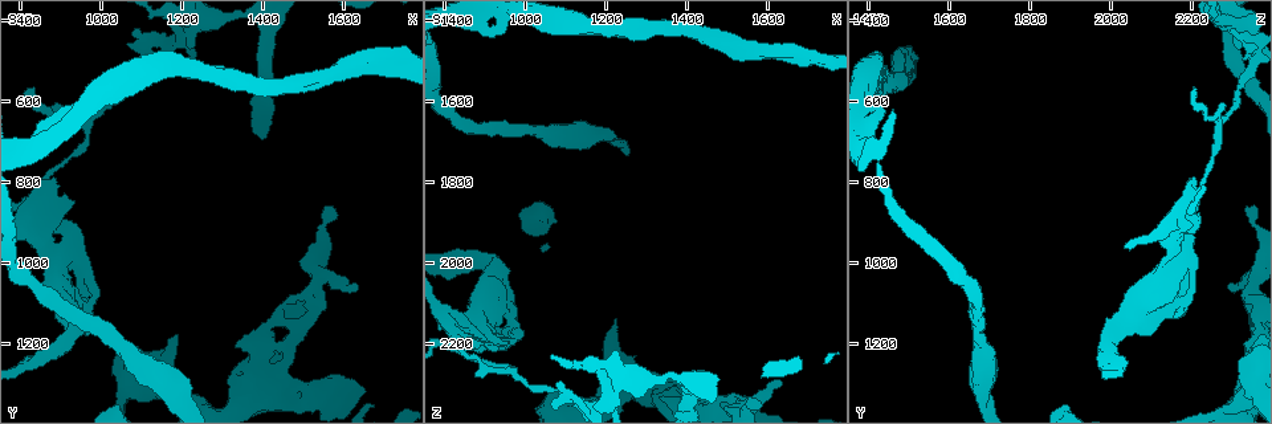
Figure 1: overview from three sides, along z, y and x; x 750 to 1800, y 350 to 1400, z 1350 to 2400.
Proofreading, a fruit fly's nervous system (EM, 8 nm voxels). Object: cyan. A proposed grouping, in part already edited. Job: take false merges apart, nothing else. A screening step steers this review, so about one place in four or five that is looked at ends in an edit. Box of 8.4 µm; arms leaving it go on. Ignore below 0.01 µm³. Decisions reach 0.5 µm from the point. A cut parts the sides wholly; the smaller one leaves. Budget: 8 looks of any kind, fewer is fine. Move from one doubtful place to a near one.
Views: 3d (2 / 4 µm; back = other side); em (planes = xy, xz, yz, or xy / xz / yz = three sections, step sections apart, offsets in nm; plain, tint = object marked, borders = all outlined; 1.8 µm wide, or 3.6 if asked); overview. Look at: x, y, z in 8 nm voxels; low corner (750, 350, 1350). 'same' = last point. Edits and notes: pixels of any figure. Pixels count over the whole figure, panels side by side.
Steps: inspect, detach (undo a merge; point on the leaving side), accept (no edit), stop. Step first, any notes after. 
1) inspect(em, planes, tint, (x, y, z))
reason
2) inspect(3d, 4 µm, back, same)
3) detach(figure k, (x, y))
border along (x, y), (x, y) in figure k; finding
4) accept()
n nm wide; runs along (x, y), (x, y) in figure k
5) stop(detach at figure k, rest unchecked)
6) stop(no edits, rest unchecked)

inspect(3d, 4 µm, (1215, 425, 2335))
thin arm on a thick one

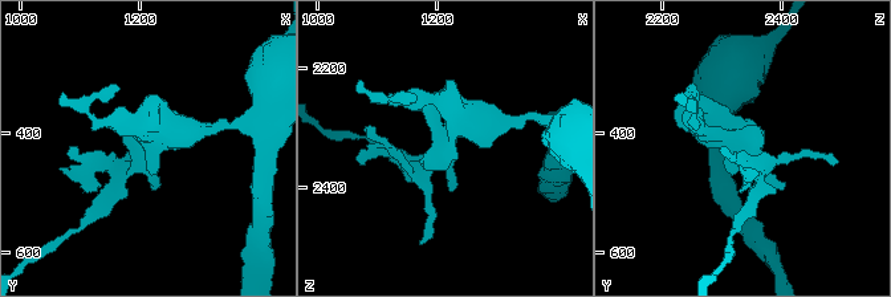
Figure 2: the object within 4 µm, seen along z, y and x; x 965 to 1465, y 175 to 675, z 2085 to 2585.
inspect(em, planes, plain, (1215, 420, 2335))
4 arms; need the tissue

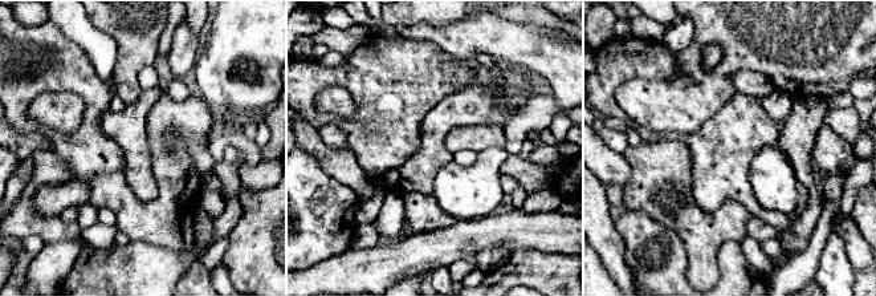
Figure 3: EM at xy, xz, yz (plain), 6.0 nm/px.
inspect(em, planes, tint, same)
with the object marked

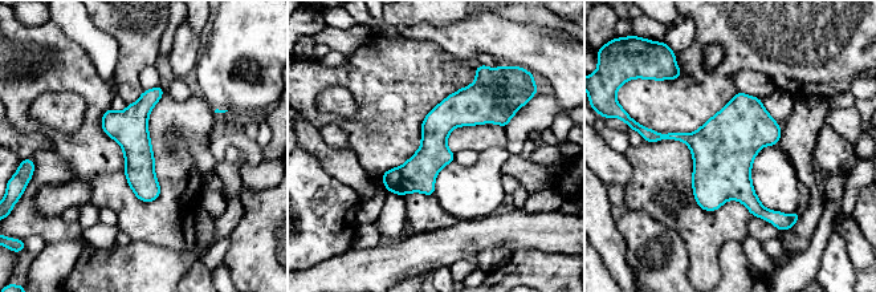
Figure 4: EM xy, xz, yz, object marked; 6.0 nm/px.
accept()
runs along (504, 108), (463, 108), (387, 183) in figure 4; all the same cell

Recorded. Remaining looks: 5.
inspect(3d, 2 µm, (1065, 1270, 2345))
abrupt turn

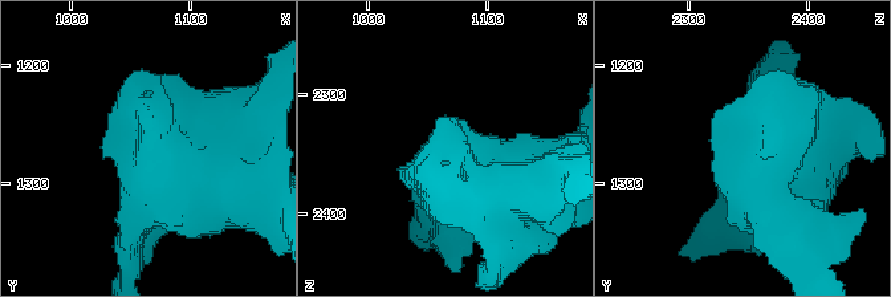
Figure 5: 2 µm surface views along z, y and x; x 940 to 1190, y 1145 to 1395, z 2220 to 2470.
inspect(em, planes, tint, (1070, 1274, 2344))
need the tissue

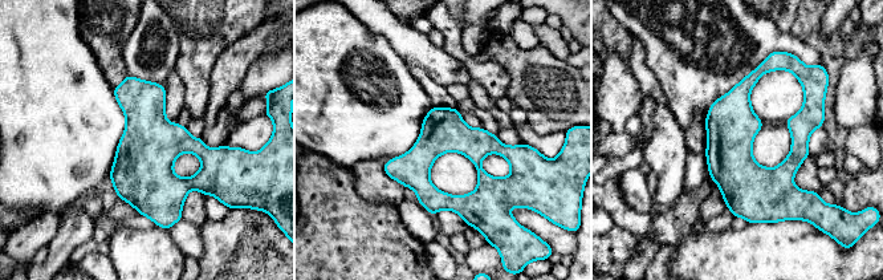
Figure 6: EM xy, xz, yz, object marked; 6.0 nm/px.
accept()
one cell here

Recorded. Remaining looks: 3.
inspect(3d, 4 µm, (915, 985, 2165))
thin neck

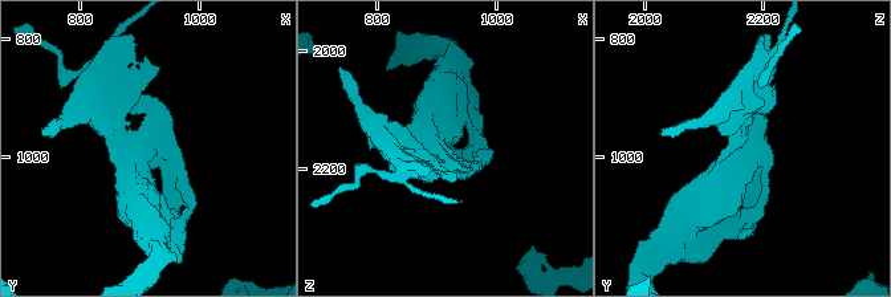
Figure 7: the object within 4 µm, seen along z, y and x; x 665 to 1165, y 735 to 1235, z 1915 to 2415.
inspect(em, planes, tint, (910, 990, 2175))

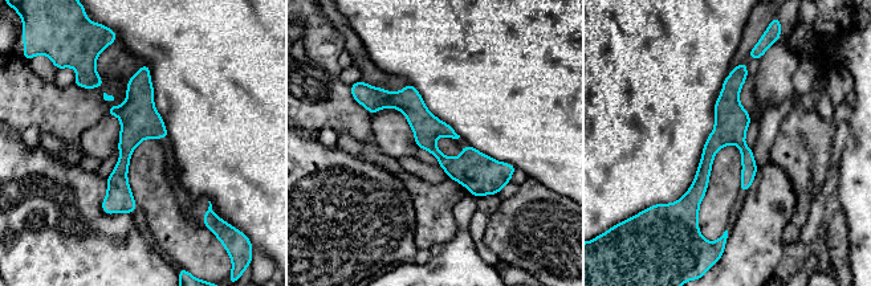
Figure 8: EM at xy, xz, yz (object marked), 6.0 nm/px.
accept()
170 nm wide; runs along (367, 102), (401, 101), (451, 166), (509, 171) in figure 8; continuous, no second cell

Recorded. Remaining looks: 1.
stop(no edits, rest unchecked)

